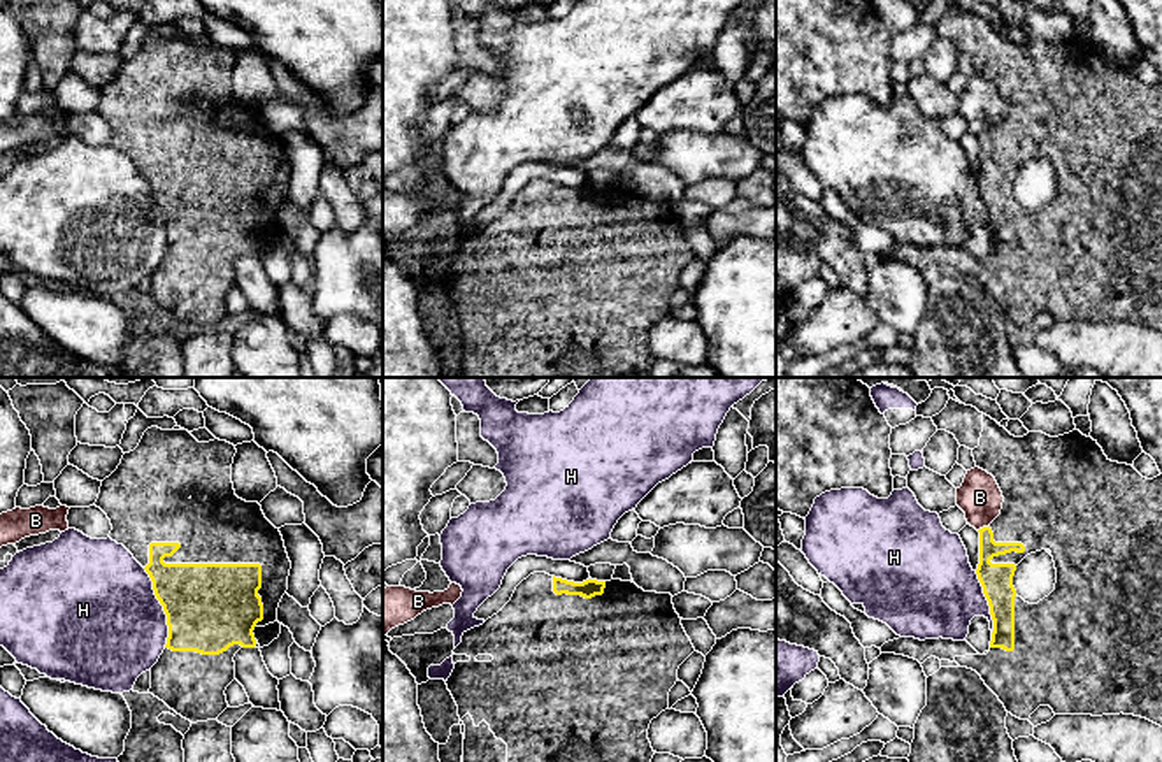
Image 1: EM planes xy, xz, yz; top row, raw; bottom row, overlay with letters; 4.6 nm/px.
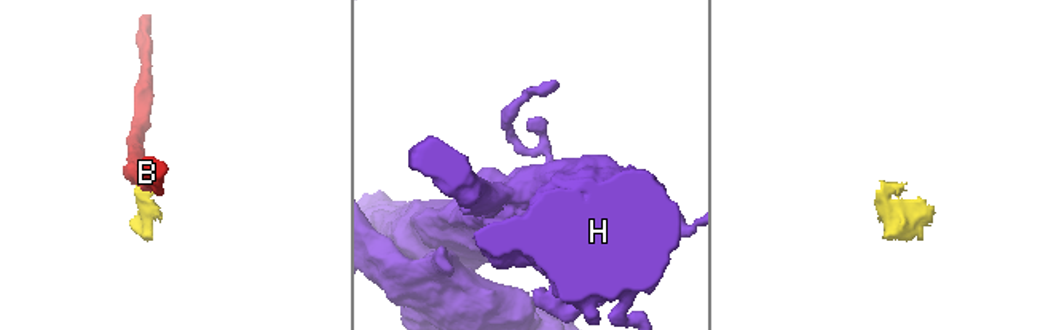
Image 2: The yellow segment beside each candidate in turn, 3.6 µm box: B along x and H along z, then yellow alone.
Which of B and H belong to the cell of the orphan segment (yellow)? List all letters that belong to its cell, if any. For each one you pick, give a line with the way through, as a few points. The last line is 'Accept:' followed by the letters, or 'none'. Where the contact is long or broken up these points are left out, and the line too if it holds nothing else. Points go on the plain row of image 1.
Accept: none

